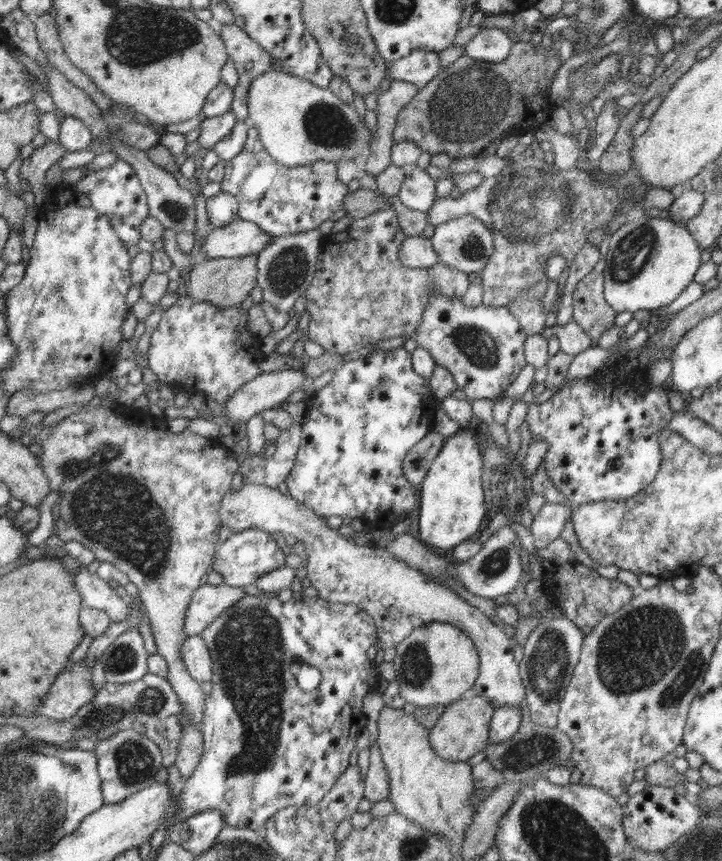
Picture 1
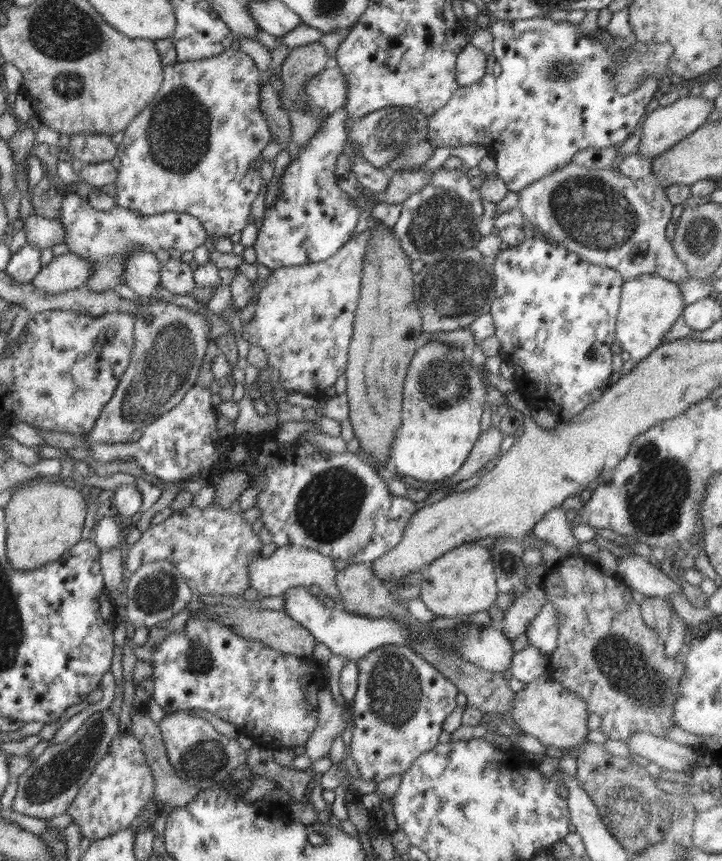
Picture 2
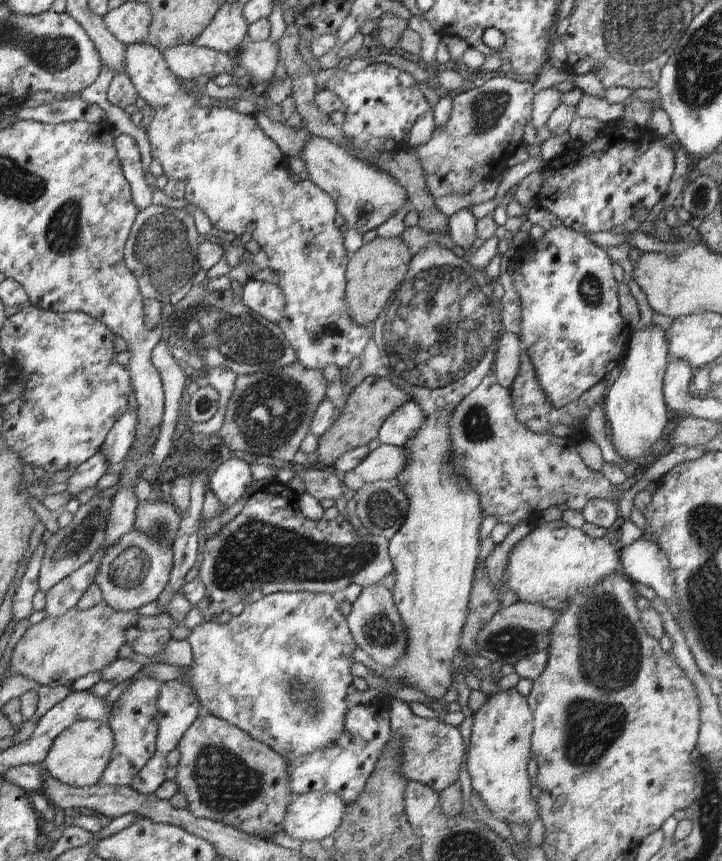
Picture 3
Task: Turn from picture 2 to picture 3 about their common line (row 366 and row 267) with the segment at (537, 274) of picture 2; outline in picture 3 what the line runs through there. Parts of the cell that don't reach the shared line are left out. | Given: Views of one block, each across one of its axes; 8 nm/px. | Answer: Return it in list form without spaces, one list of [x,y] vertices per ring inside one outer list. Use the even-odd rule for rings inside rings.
[[[564,225],[546,231],[541,240],[532,240],[524,248],[518,248],[511,258],[513,286],[520,296],[522,307],[520,340],[539,385],[553,407],[563,407],[579,399],[624,360],[631,329],[620,315],[618,283],[612,274],[612,263],[606,248],[590,242],[585,233]]]

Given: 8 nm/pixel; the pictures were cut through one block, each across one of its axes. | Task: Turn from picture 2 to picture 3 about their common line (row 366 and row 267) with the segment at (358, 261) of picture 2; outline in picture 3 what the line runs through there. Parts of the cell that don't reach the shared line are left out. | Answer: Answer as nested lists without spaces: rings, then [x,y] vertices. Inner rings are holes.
[[[148,43],[126,45],[124,62],[125,73],[139,96],[156,111],[147,135],[152,156],[163,166],[163,174],[168,179],[184,182],[186,202],[200,208],[217,231],[231,238],[252,232],[252,239],[269,258],[269,268],[278,272],[280,282],[277,285],[285,296],[285,315],[278,326],[298,361],[307,369],[323,370],[328,365],[339,369],[348,367],[352,358],[364,352],[372,335],[368,332],[369,326],[356,324],[347,309],[345,272],[349,256],[344,248],[344,237],[335,223],[338,215],[336,203],[312,181],[298,180],[290,170],[282,167],[283,152],[268,138],[254,117],[238,113],[230,106],[200,108],[154,46]]]

